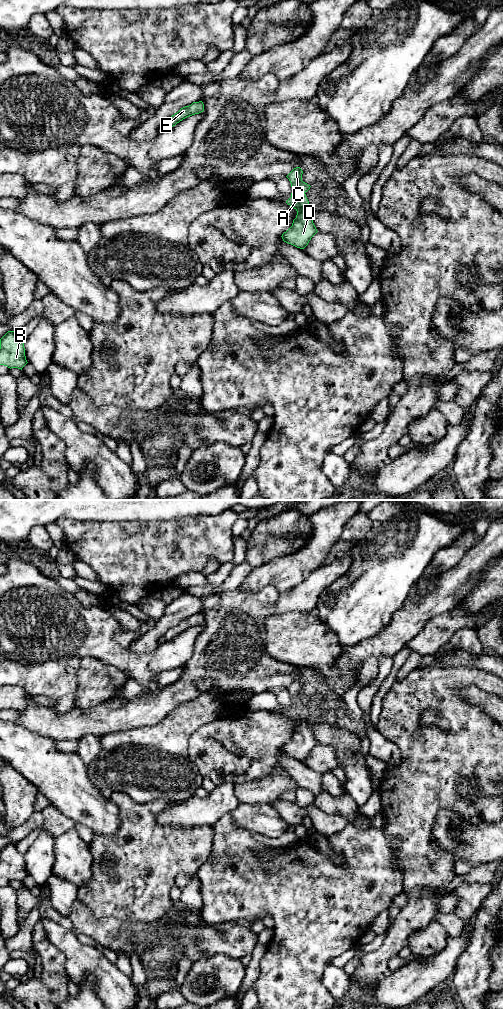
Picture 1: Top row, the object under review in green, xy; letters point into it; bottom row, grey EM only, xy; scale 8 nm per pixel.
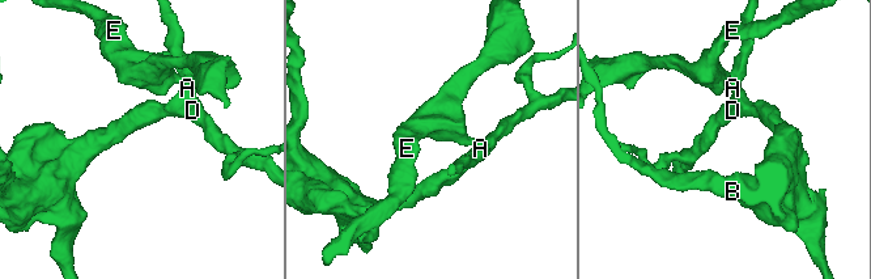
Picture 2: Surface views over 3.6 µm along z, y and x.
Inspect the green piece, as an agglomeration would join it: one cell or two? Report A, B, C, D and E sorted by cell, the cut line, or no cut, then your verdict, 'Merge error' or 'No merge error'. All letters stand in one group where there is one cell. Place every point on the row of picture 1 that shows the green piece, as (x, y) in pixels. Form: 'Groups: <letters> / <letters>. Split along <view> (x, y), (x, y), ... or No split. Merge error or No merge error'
Groups: A B C D / E. Split along xy (301, 181), (299, 186), (304, 192). Merge error

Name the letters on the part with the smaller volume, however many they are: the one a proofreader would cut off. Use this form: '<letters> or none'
E

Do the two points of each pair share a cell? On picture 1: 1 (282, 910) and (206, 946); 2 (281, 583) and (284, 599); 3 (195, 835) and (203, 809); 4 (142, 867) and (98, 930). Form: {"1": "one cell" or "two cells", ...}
{"1": "two cells", "2": "two cells", "3": "two cells", "4": "two cells"}

